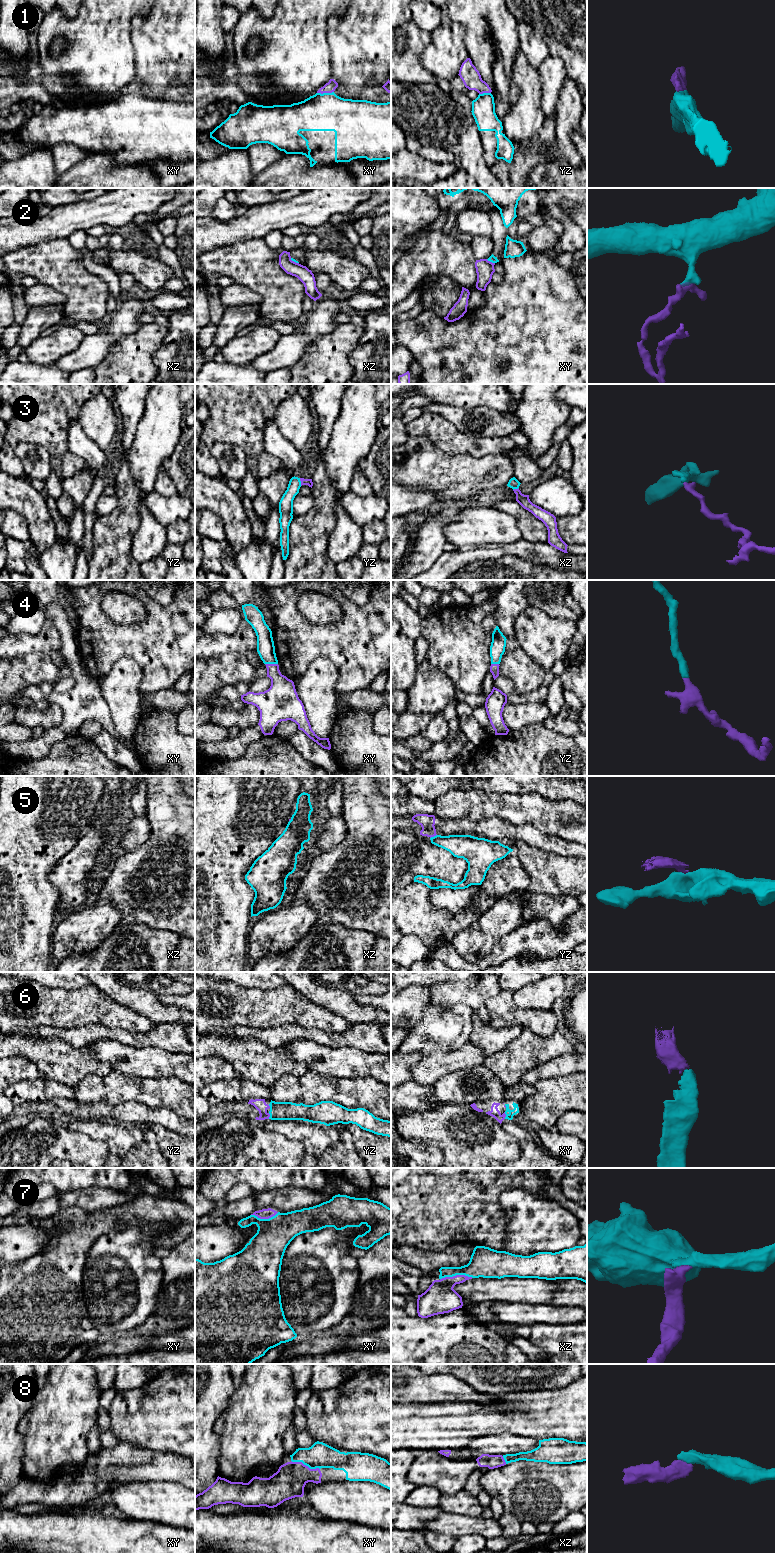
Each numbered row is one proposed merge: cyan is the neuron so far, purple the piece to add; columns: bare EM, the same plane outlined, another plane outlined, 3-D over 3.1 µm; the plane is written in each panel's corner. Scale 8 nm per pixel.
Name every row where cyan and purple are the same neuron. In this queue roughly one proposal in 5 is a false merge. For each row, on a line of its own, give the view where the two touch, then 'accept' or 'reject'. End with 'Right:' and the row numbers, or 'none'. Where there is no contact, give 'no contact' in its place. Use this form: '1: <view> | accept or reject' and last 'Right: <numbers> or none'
1: xy | reject
2: xy | reject
3: yz | accept
4: xy | accept
5: yz | reject
6: xy | accept
7: xz | accept
8: xy | accept
Right: 3, 4, 6, 7, 8

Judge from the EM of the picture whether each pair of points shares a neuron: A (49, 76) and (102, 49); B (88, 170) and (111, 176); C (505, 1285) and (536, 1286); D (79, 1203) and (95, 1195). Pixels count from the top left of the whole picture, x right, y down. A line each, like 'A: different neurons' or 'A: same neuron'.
A: same neuron
B: same neuron
C: same neuron
D: same neuron

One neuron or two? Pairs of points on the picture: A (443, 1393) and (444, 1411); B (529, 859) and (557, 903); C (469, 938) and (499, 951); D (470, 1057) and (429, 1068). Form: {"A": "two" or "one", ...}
{"A": "two", "B": "two", "C": "two", "D": "one"}

